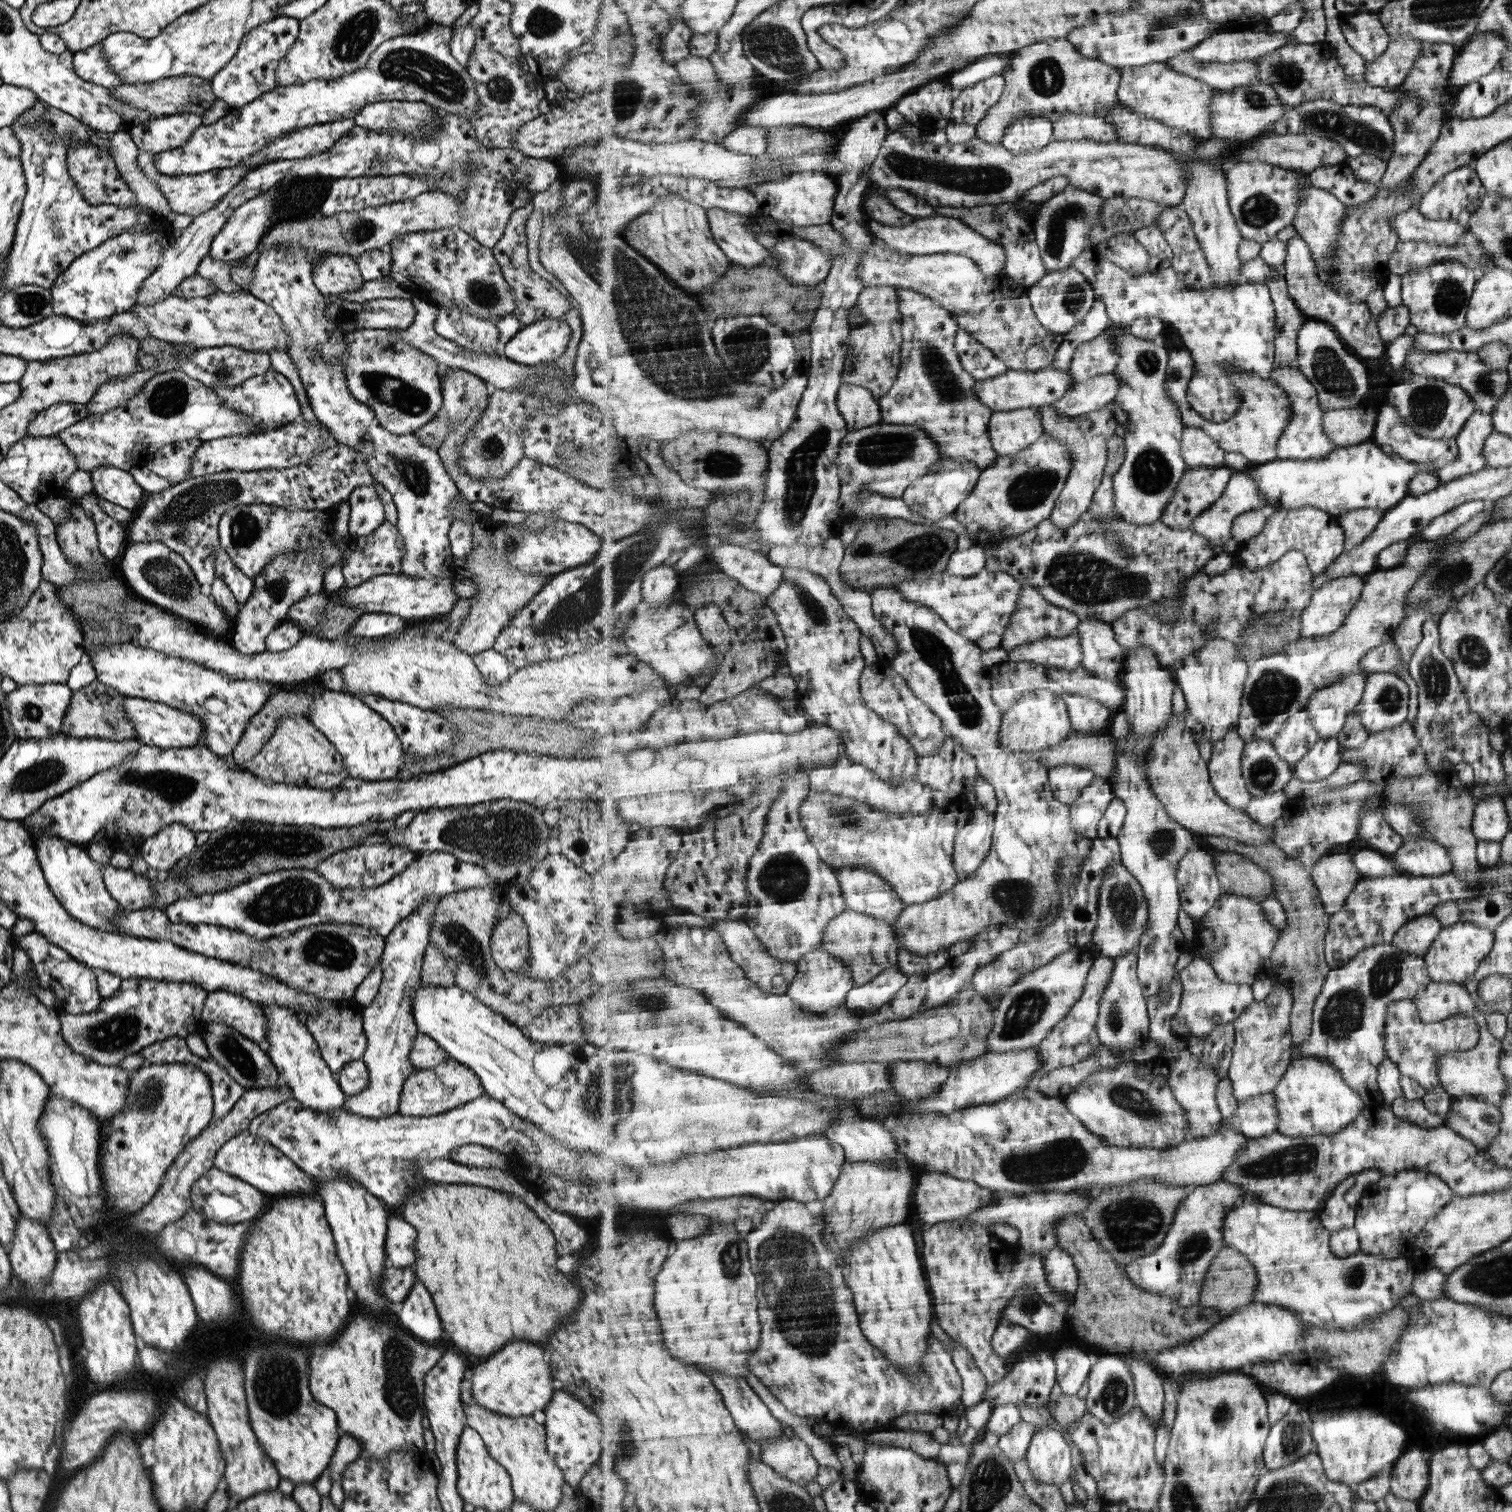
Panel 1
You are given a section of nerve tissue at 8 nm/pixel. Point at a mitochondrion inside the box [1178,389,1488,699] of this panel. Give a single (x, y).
(1455, 574)

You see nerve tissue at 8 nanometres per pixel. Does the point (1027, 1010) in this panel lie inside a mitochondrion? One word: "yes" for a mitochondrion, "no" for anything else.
yes

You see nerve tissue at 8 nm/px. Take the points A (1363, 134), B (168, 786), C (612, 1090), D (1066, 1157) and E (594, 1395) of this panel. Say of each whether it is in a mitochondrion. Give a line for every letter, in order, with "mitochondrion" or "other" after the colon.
A: mitochondrion
B: mitochondrion
C: mitochondrion
D: mitochondrion
E: mitochondrion

